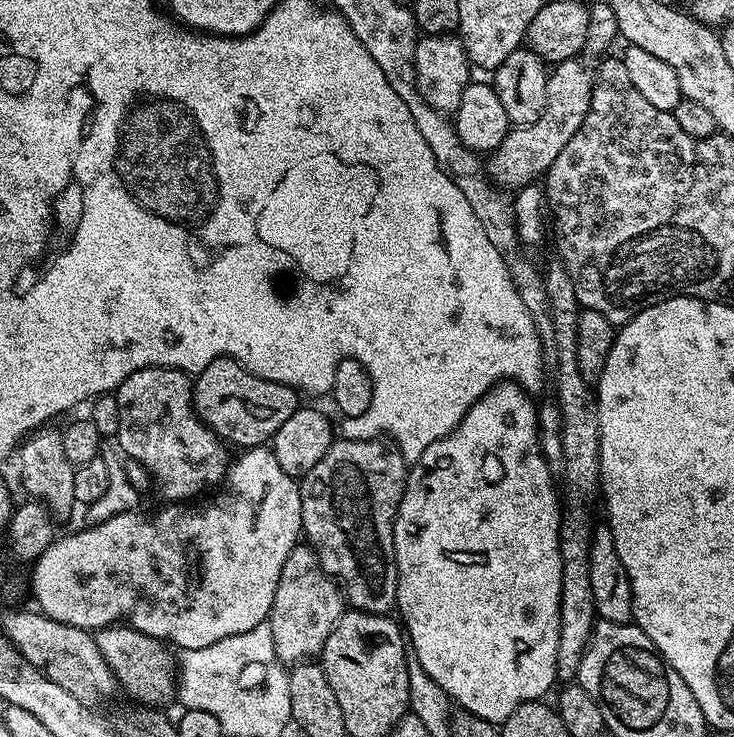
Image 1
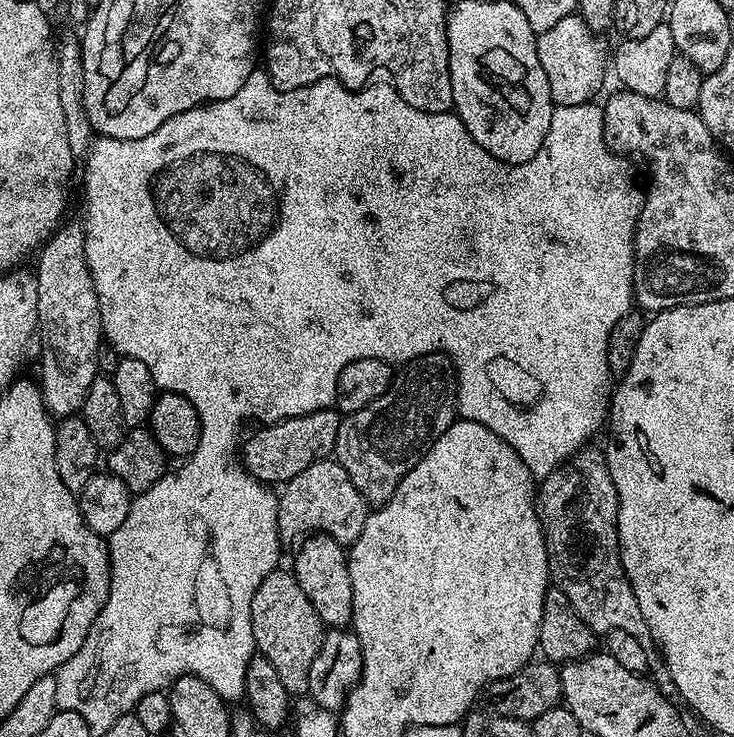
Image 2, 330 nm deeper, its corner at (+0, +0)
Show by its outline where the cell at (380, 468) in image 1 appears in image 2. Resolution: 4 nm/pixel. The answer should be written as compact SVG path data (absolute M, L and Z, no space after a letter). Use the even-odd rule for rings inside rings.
M431 352L423 358L415 361L413 372L404 372L393 379L391 386L370 406L366 406L357 412L349 412L343 417L338 426L337 444L334 451L334 459L350 474L350 482L358 486L369 505L379 506L388 501L398 490L402 478L416 463L446 434L450 425L458 419L456 411L456 367L452 364L452 358L442 352Z

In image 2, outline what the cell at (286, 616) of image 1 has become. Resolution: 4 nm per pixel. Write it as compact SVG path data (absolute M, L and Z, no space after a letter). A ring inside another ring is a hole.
M327 458L302 470L294 479L283 485L278 499L278 530L281 541L299 541L309 534L329 536L339 544L351 546L362 534L362 526L368 521L370 505L363 494L350 482L350 474L334 458Z

